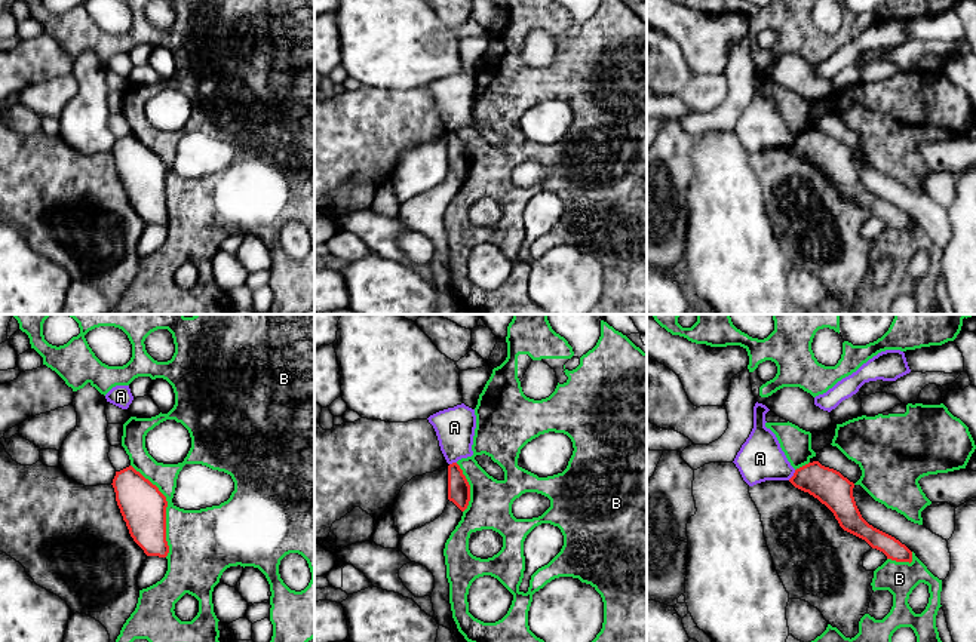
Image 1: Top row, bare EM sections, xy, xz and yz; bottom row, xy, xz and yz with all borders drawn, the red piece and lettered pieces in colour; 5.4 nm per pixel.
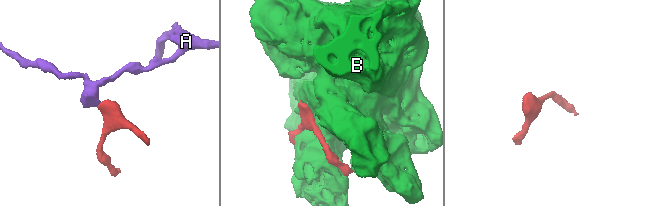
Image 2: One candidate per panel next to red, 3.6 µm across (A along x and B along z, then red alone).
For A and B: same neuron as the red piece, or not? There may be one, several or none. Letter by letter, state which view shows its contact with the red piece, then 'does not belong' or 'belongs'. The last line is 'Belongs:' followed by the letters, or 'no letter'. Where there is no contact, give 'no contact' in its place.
A: yz | does not belong
B: xy | does not belong
Belongs: no letter

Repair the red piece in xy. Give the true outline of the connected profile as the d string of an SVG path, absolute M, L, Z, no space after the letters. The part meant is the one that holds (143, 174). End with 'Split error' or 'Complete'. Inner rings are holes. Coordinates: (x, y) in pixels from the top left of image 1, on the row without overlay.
M132 133L116 139L111 153L133 209L147 224L166 225L166 165Z. Complete

